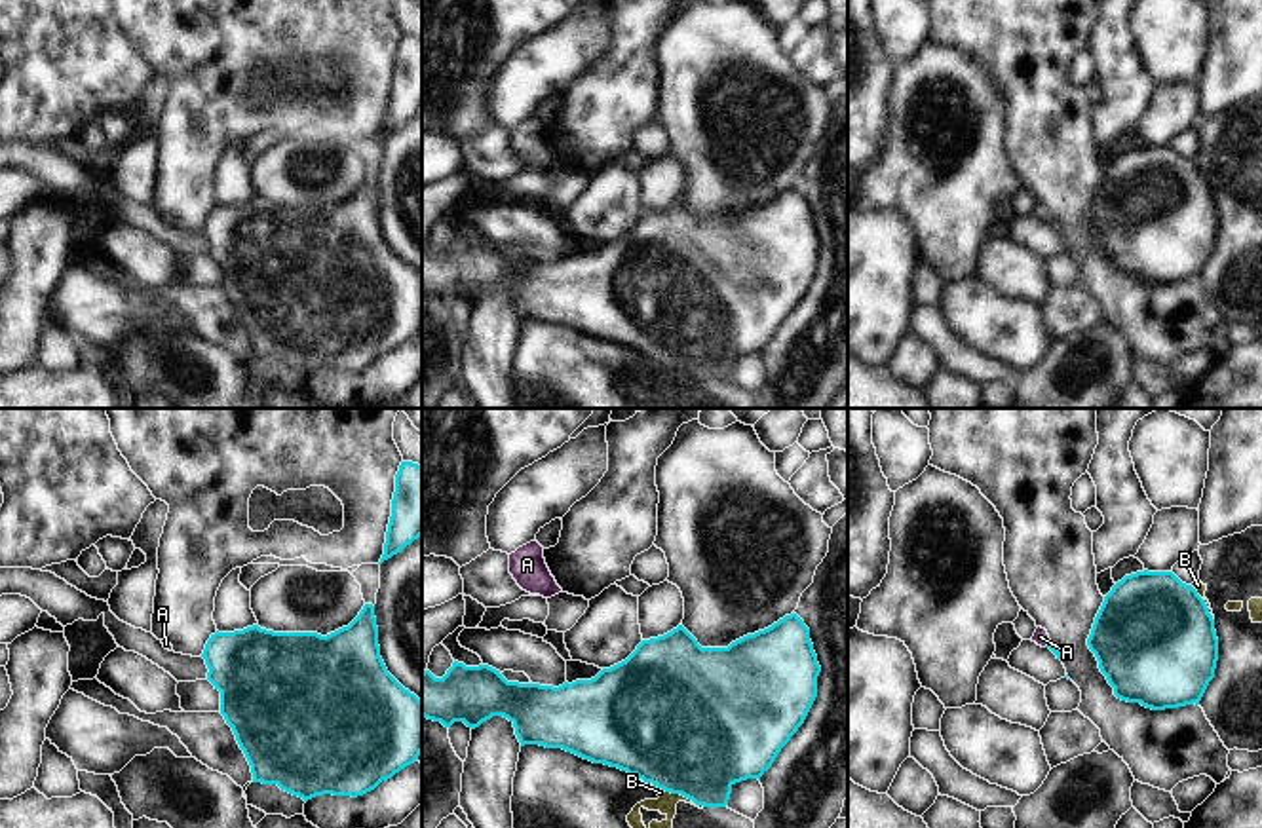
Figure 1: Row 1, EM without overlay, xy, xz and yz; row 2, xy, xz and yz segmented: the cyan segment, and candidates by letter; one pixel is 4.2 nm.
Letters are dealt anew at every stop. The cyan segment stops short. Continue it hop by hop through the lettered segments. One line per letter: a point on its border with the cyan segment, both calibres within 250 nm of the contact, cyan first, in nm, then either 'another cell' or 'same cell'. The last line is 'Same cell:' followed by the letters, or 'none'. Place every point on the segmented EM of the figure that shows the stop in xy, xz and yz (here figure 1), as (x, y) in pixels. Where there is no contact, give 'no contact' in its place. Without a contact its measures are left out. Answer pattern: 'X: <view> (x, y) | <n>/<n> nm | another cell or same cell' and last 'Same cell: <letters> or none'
A: yz (1048, 642) | 40/70 nm | same cell
B: xz (668, 790) | 500/90 nm | another cell
Same cell: A

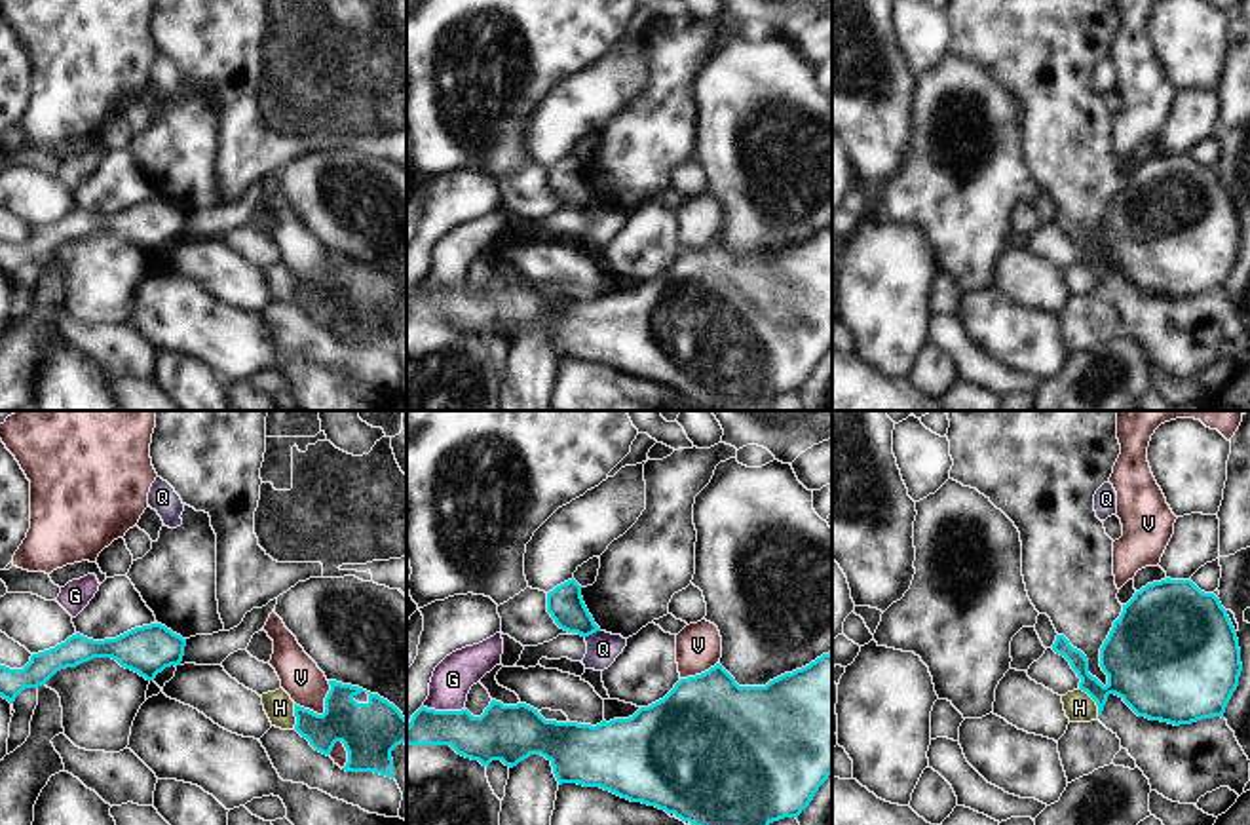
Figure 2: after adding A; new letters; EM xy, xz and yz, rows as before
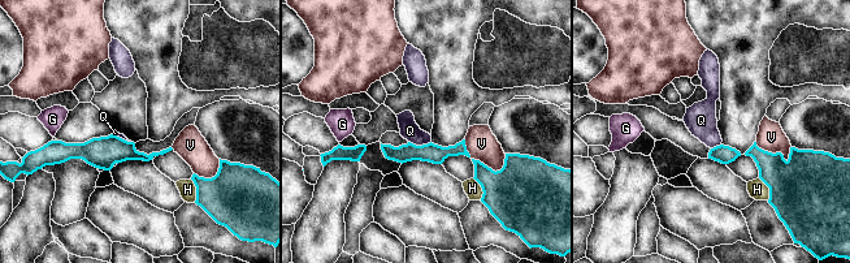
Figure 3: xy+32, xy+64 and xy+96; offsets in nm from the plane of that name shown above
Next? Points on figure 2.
G: xz (443, 711) | 220/170 nm | another cell
H: yz (1095, 700) | 320/130 nm | another cell
Q: xz (591, 633) | 160/140 nm | another cell
V: xy (325, 711) | 240/170 nm | another cell
Same cell: none

